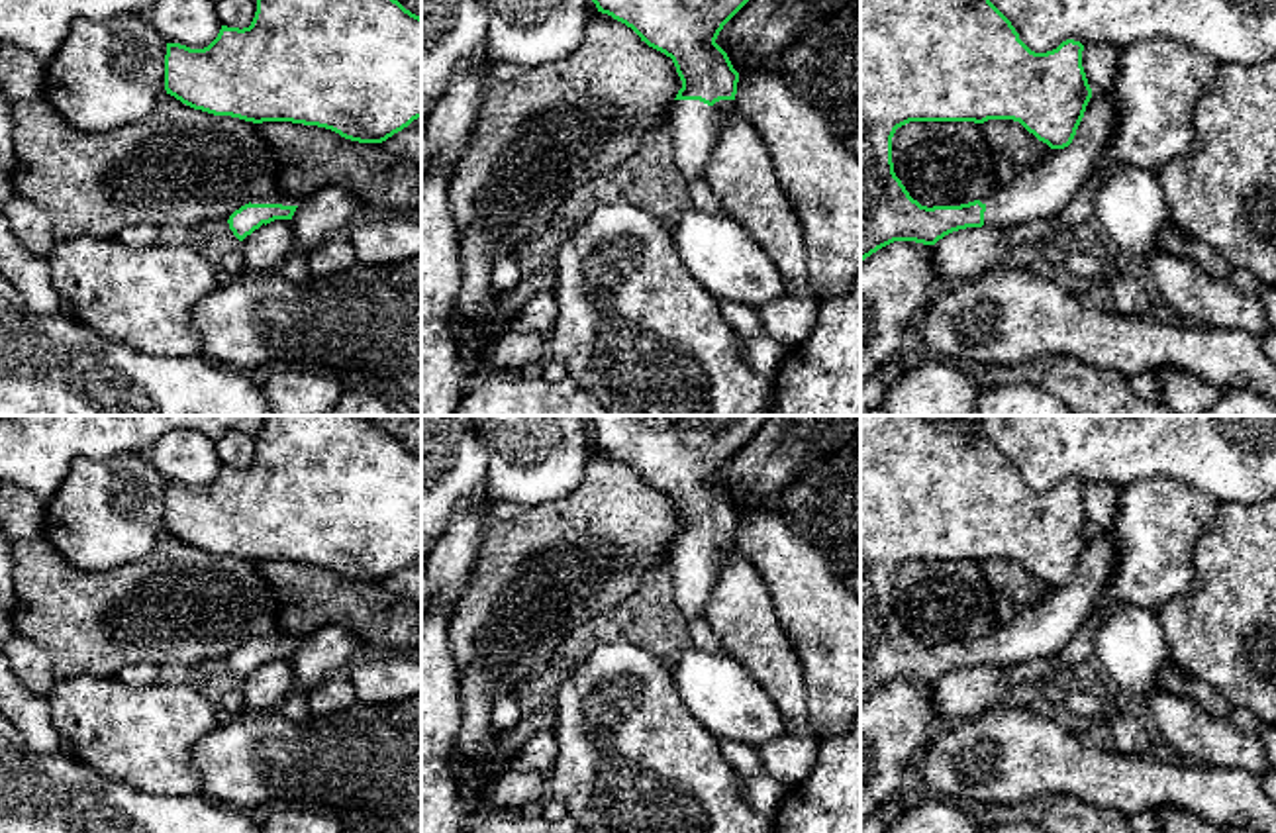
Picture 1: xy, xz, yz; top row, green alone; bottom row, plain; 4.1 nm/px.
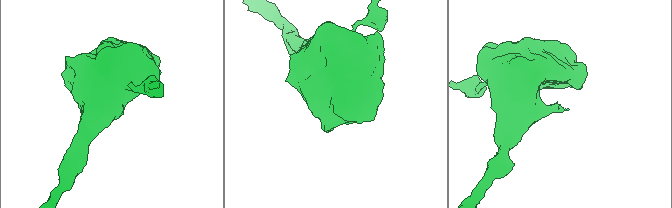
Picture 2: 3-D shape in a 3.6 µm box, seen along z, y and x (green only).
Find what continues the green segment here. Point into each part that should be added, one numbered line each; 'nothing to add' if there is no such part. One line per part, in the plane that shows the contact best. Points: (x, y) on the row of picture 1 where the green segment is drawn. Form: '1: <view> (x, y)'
1: yz (1041, 193)

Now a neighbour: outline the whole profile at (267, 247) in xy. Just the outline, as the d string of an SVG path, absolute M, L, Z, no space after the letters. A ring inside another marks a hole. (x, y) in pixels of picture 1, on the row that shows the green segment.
M274 220L261 225L243 241L245 269L249 274L276 272L278 267L298 249L292 220Z

